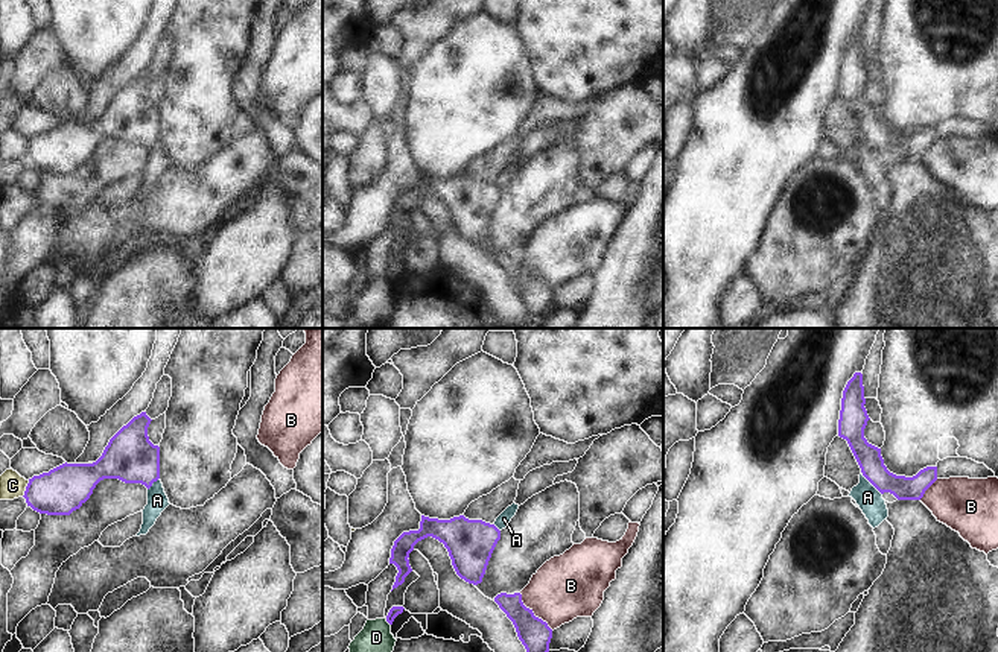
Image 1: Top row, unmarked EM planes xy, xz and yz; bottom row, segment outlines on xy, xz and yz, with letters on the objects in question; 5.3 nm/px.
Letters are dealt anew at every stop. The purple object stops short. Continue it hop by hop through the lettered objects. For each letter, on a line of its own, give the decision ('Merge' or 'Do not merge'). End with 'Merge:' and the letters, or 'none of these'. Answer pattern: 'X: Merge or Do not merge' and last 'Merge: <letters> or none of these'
A: Do not merge
B: Do not merge
C: Do not merge
D: Do not merge
Merge: none of these

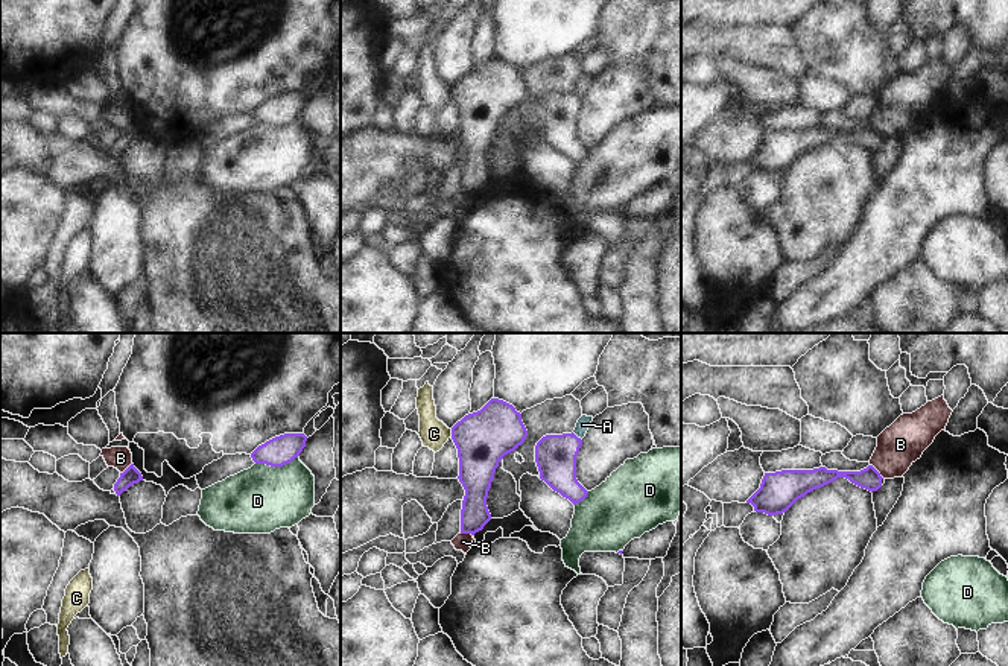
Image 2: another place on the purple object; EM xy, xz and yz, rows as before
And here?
A: Do not merge
B: Do not merge
C: Do not merge
D: Do not merge
Merge: none of these

